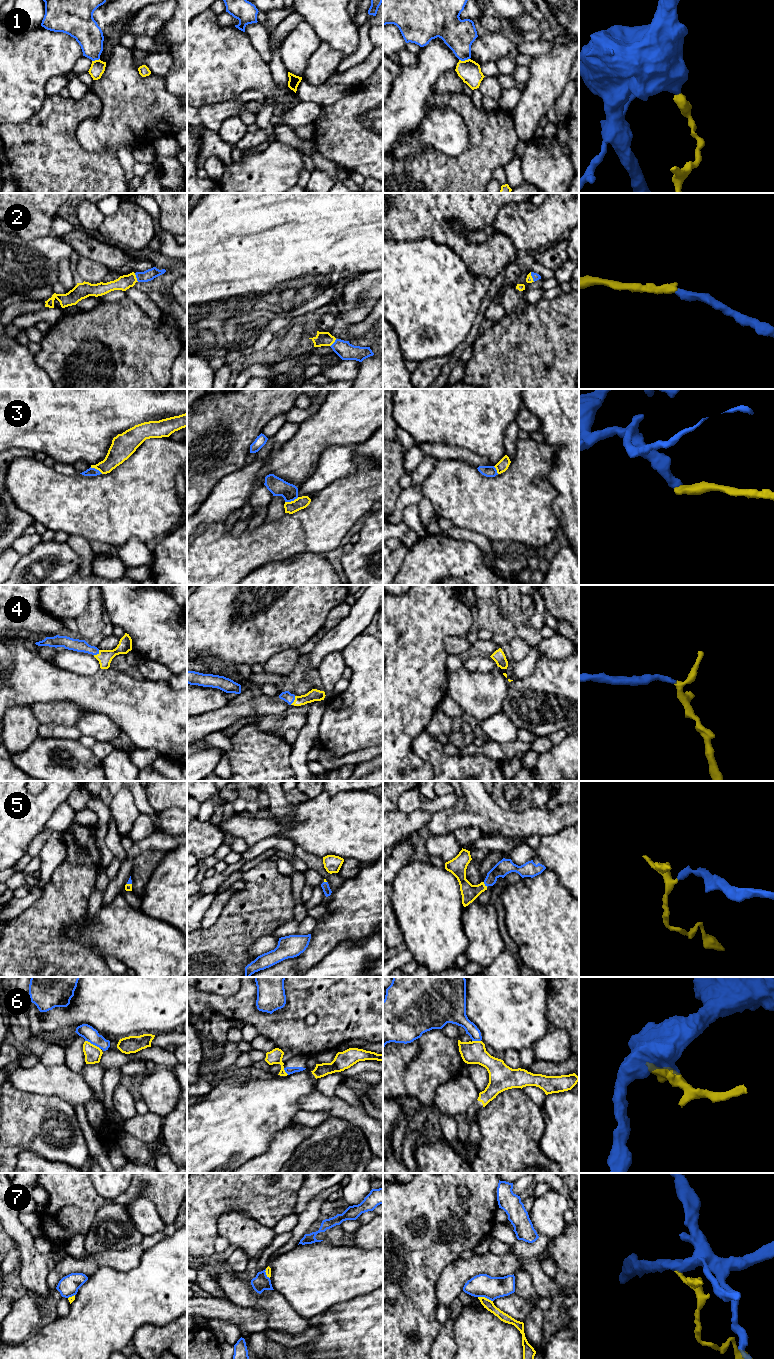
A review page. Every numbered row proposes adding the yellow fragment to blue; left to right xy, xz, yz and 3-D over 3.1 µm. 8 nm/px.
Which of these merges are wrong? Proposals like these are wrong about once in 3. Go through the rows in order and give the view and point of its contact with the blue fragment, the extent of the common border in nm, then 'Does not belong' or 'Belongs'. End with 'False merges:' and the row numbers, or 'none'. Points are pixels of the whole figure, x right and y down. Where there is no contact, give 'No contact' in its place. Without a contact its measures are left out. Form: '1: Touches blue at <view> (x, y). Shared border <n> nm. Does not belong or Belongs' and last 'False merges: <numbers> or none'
1: Touches blue at yz (464, 60). Shared border 90 nm. Does not belong
2: Touches blue at xy (136, 277). Shared border 80 nm. Belongs
3: Touches blue at xz (291, 500). Shared border 120 nm. Belongs
4: Touches blue at xz (294, 699). Shared border 80 nm. Belongs
5: Touches blue at yz (485, 884). Shared border 50 nm. Belongs
6: Touches blue at xy (93, 1044). Shared border 150 nm. Does not belong
7: Touches blue at yz (485, 1297). Shared border 130 nm. Does not belong
False merges: 1, 6, 7

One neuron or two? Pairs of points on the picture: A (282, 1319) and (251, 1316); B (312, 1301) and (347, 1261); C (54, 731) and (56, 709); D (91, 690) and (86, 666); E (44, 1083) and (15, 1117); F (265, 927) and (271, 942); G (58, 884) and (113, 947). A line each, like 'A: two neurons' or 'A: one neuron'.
A: two neurons
B: one neuron
C: two neurons
D: two neurons
E: two neurons
F: two neurons
G: two neurons

